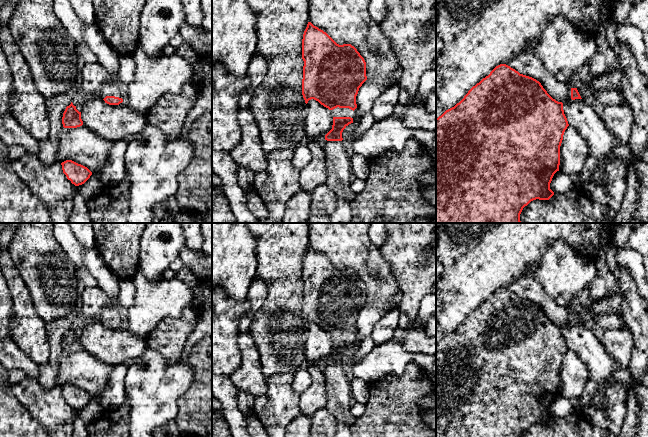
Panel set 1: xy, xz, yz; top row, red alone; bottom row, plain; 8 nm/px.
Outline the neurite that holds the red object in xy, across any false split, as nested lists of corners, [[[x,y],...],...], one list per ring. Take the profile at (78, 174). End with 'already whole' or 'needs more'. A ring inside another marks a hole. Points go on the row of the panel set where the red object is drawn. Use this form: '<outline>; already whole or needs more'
[[[66,160],[61,165],[67,179],[75,186],[84,184],[92,175],[92,172],[87,167],[72,160]]]; already whole

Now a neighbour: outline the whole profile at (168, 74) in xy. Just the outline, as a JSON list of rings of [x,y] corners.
[[[139,47],[131,56],[136,65],[135,78],[128,85],[128,95],[124,102],[139,114],[146,114],[163,94],[179,94],[185,84],[193,83],[202,90],[212,81],[212,57],[205,57],[197,64],[191,64],[173,53],[154,61]]]

